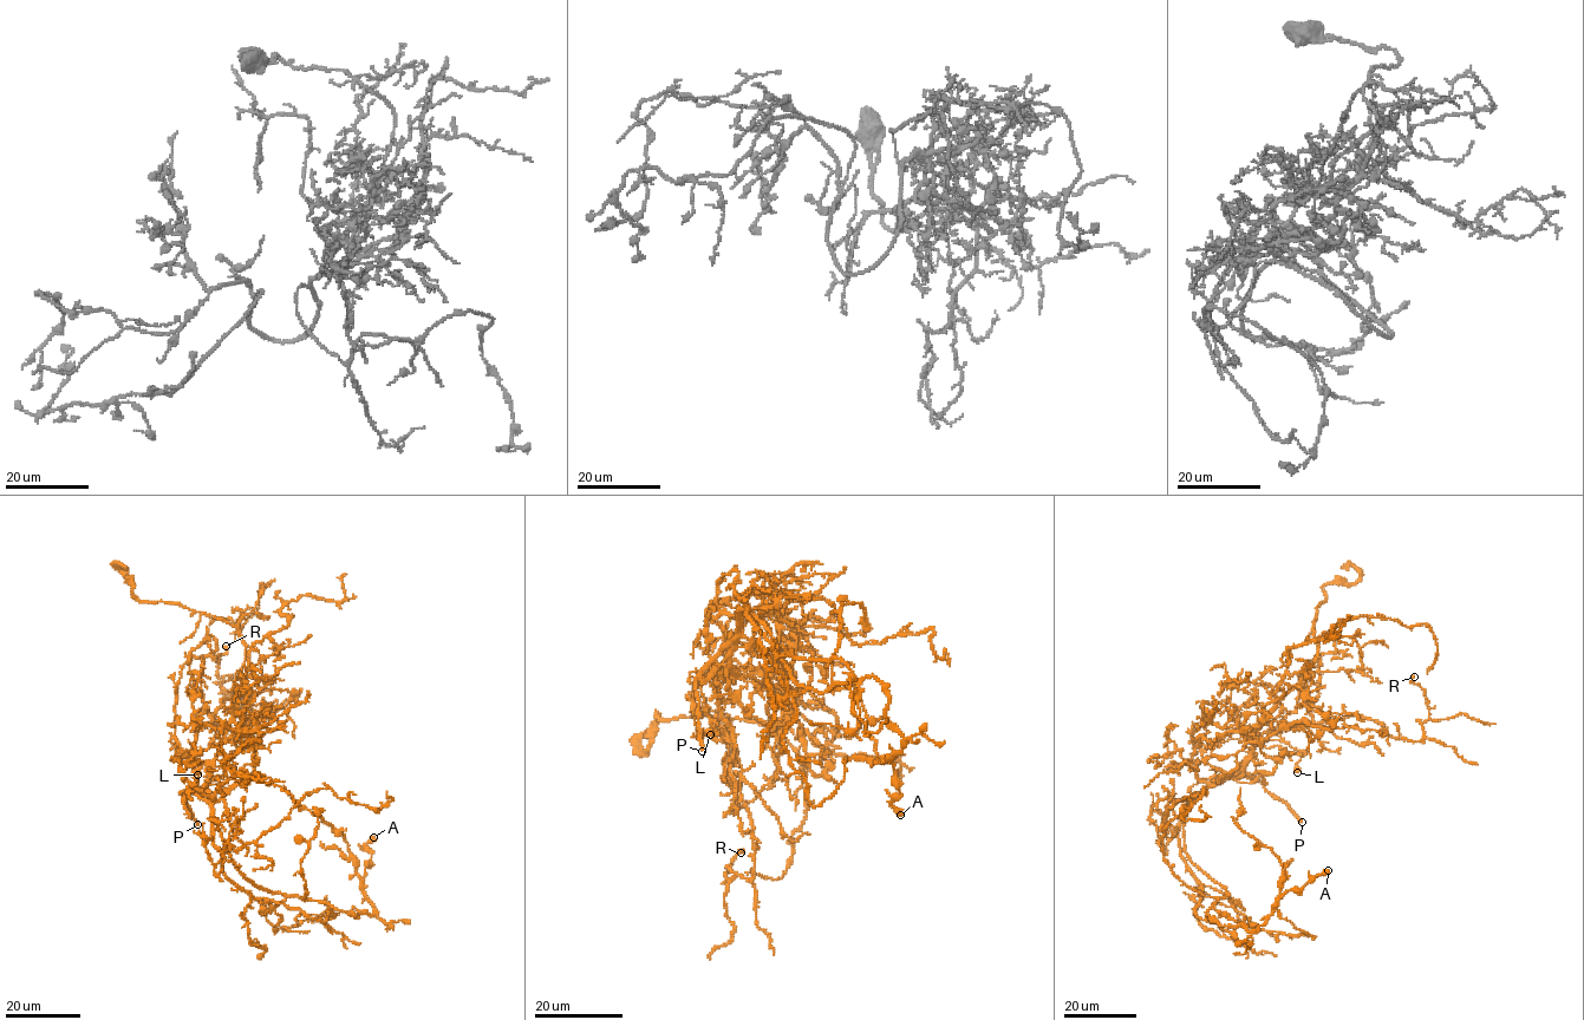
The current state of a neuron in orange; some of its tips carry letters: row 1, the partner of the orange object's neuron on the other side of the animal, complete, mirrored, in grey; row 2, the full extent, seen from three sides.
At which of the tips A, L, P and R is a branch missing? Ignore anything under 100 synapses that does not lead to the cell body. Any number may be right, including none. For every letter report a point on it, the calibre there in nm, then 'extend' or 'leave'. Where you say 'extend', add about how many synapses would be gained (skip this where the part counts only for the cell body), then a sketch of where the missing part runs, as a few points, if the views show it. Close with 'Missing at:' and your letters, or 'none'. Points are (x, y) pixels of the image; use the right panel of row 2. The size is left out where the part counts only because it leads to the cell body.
A: at (1328, 870); 600 nm thick; leave
L: at (1297, 772); 650 nm thick; leave
P: at (1302, 822); 400 nm thick; extend; about 700 synapses; missing branch runs (1302, 822), (1338, 836), (1253, 758), (1225, 754), (1205, 771), (1255, 855), (1304, 875), (1331, 850), (1320, 867)
R: at (1414, 677); 340 nm thick; leave
Missing at: P

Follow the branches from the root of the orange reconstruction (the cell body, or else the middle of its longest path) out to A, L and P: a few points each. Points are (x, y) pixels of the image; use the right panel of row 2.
A: (1191, 804), (1184, 848), (1227, 894), (1206, 911), (1221, 926), (1256, 930), (1284, 893), (1328, 870)
L: (1191, 804), (1218, 780), (1240, 776), (1244, 760), (1257, 740), (1283, 740), (1299, 751), (1297, 772)
P: (1191, 804), (1208, 786), (1246, 777), (1258, 780), (1282, 799), (1302, 822)

